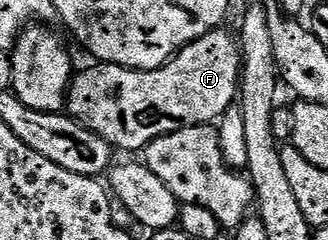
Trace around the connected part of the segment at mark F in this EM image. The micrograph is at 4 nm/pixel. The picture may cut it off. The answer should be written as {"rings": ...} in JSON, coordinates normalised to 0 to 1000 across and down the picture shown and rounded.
{"rings":[[[671,108],[625,142],[610,167],[558,188],[537,233],[521,238],[491,283],[460,300],[421,300],[412,283],[372,283],[354,267],[305,263],[302,283],[265,283],[216,338],[198,450],[244,513],[265,521],[293,558],[317,567],[354,621],[378,617],[412,633],[445,617],[460,583],[491,554],[485,517],[555,525],[585,517],[643,517],[689,471],[732,396],[732,300],[741,288],[741,221],[732,213],[732,154],[710,129],[689,133]]]}

